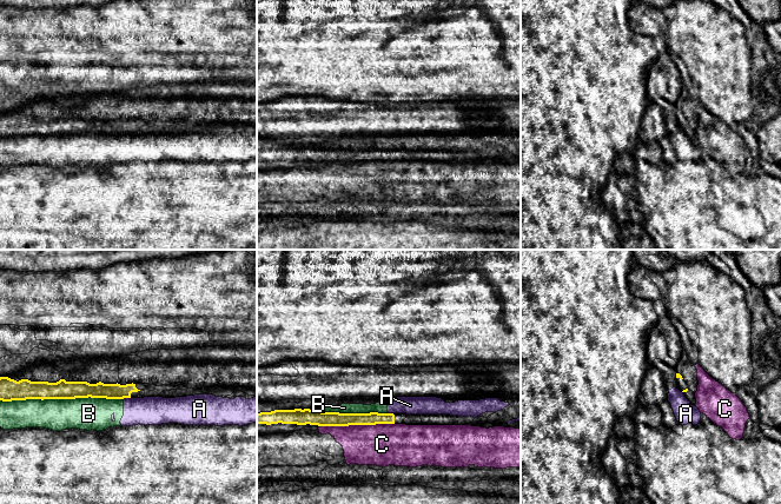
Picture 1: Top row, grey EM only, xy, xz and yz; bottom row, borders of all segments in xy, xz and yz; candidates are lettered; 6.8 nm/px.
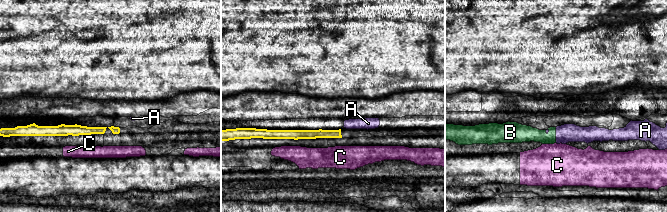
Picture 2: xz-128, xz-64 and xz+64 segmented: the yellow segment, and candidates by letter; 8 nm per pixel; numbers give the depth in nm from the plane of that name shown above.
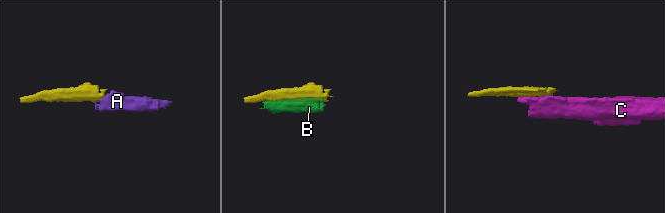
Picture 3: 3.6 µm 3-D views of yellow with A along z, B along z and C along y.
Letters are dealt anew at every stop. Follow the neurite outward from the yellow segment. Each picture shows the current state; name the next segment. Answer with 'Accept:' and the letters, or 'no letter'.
Accept: no letter

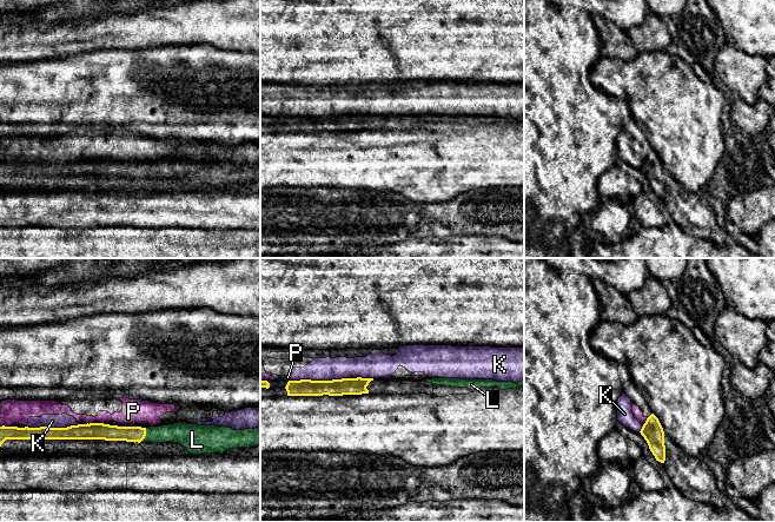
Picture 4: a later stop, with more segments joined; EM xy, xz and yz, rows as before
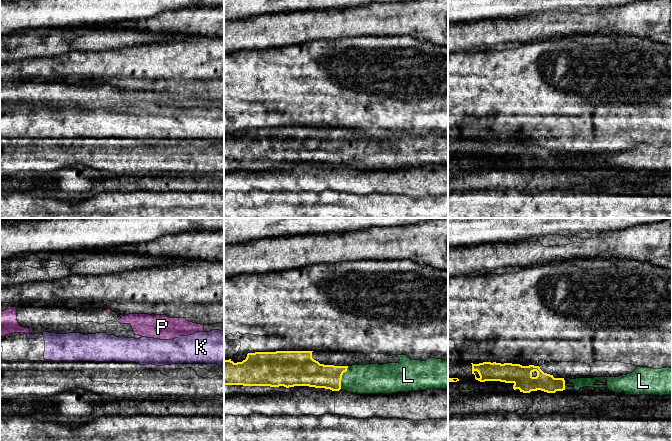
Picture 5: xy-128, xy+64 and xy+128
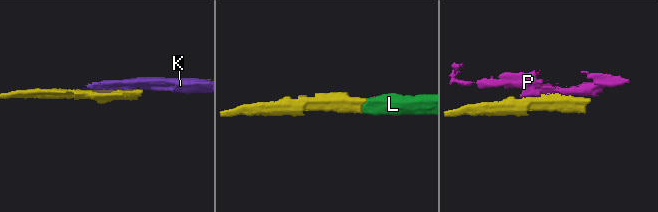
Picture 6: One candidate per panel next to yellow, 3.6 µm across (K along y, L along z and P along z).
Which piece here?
Accept: L

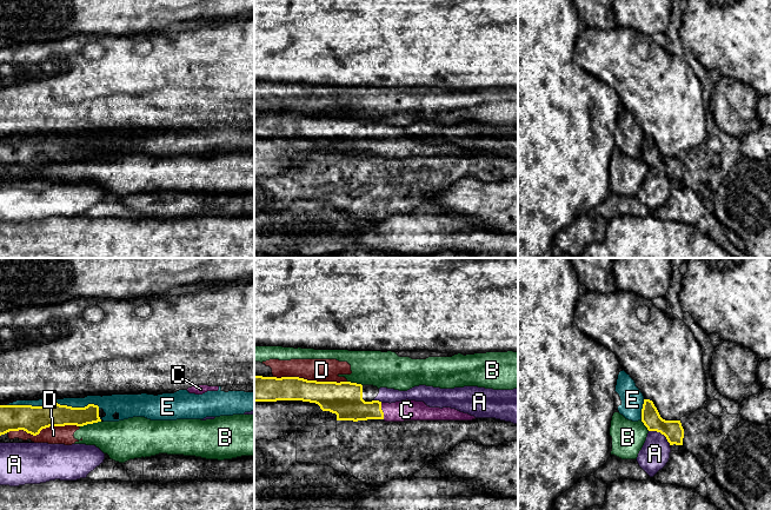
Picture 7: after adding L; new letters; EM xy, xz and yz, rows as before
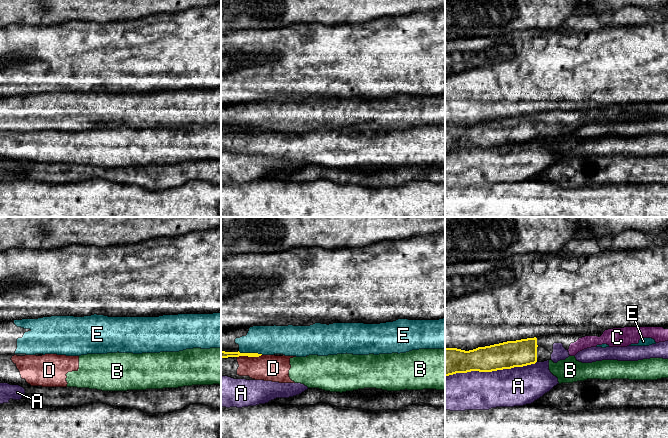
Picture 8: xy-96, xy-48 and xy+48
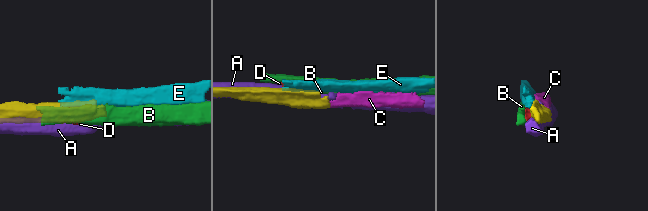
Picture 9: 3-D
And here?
Accept: C

